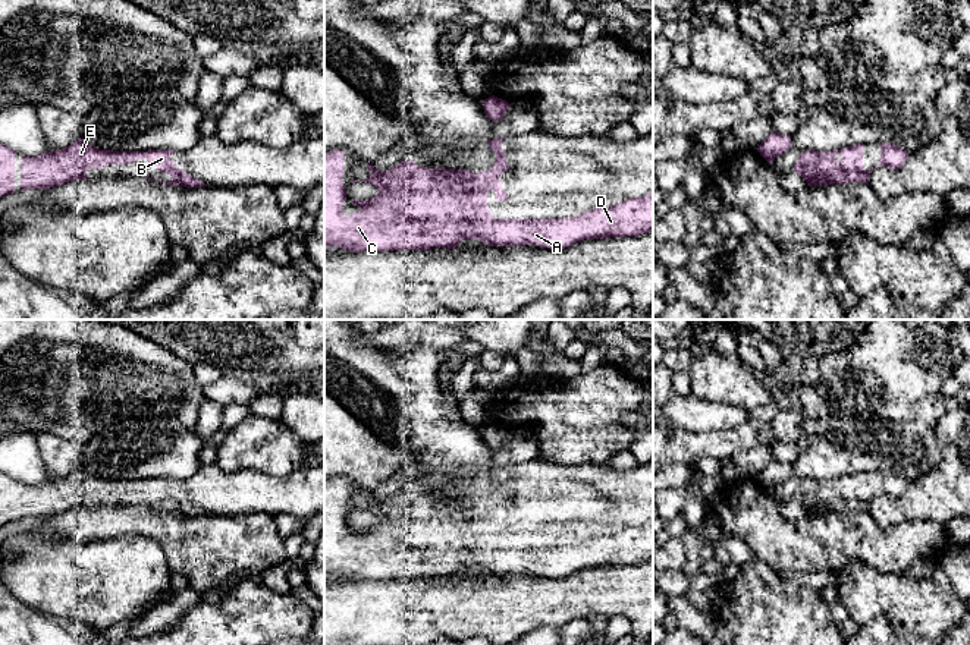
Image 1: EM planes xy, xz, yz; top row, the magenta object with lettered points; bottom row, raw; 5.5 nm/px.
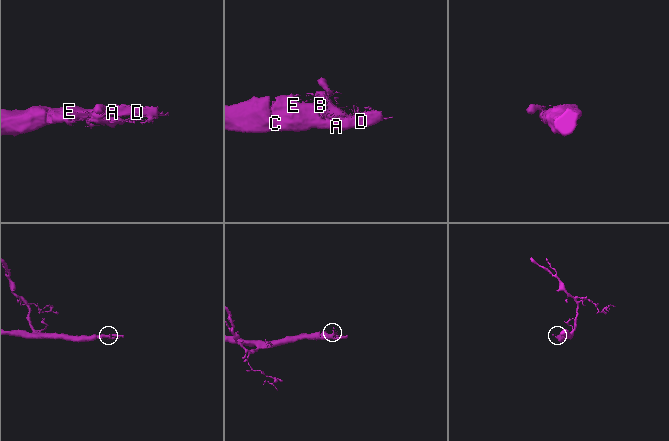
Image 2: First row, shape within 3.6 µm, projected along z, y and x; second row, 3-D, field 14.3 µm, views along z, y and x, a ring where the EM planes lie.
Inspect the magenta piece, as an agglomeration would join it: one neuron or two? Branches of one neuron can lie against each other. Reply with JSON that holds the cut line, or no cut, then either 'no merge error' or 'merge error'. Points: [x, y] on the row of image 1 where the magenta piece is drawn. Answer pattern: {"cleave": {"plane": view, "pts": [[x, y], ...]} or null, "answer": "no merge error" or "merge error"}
{"cleave": null, "answer": "no merge error"}

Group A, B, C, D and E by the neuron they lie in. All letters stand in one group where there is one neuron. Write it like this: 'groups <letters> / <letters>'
groups A B C D E

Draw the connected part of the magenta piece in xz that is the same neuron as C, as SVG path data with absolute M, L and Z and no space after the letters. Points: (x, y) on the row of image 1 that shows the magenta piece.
M495 138L486 141L489 148L496 152L495 166L486 172L473 173L470 170L453 170L439 167L436 170L430 167L417 166L414 160L402 160L399 164L387 172L379 172L371 163L364 163L370 169L370 176L365 183L371 183L379 189L374 198L365 201L351 199L354 205L360 207L358 213L351 215L343 214L343 199L348 195L348 189L343 188L343 151L333 150L324 152L324 248L336 246L345 248L349 252L362 251L426 251L431 248L455 249L462 240L475 239L487 246L519 246L534 245L547 249L565 249L584 239L605 239L605 237L628 237L640 236L653 230L653 192L641 198L630 198L612 207L600 207L590 210L571 218L495 218L487 208L487 195L493 189L497 201L506 201L508 194L502 191L502 180L499 176L509 172L505 152L502 150L502 141L505 138Z

